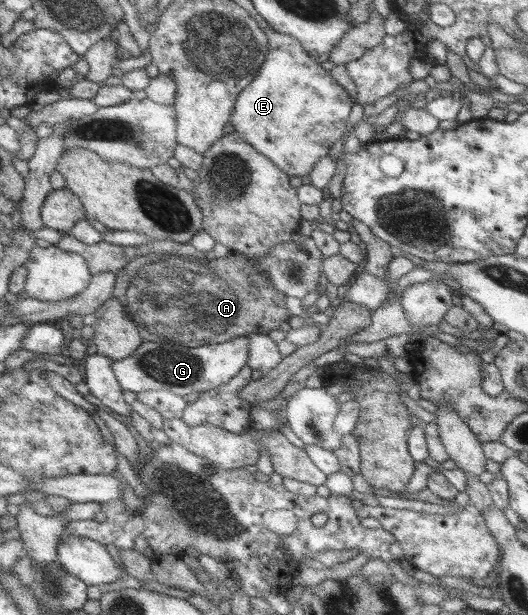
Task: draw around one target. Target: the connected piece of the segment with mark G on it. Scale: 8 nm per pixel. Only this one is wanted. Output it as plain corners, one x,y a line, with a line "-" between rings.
166,335
162,341
144,341
131,356
113,362
112,368
123,390
139,393
158,388
185,398
191,392
204,393
229,382
247,365
248,354
246,337
196,347
172,341

